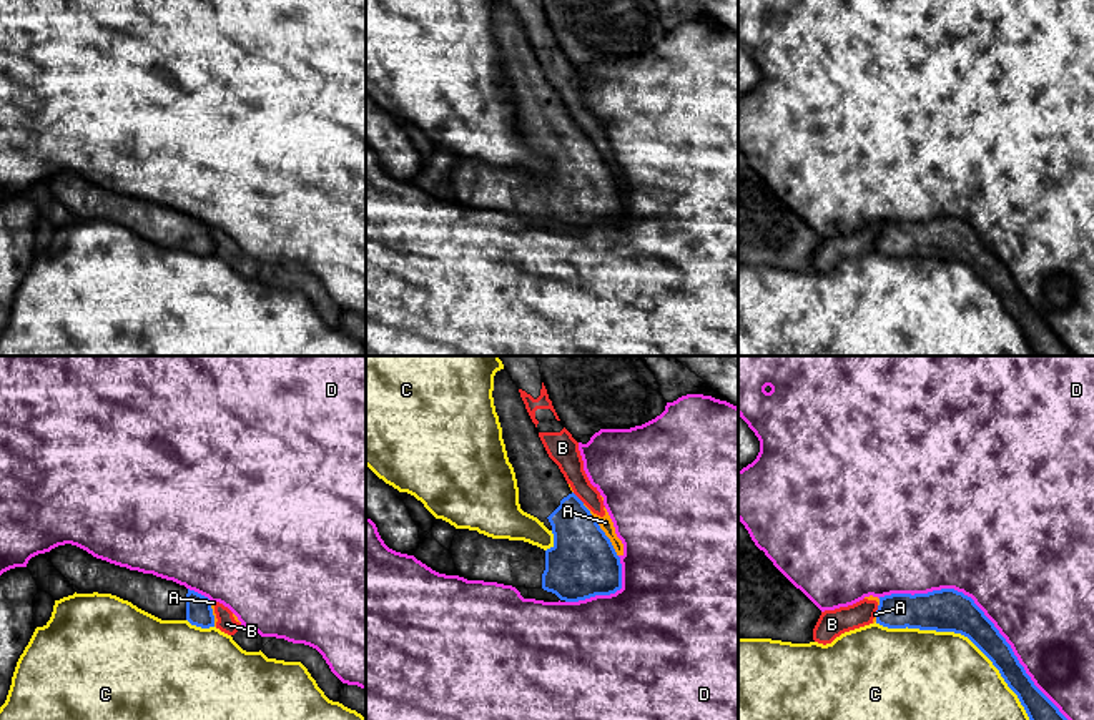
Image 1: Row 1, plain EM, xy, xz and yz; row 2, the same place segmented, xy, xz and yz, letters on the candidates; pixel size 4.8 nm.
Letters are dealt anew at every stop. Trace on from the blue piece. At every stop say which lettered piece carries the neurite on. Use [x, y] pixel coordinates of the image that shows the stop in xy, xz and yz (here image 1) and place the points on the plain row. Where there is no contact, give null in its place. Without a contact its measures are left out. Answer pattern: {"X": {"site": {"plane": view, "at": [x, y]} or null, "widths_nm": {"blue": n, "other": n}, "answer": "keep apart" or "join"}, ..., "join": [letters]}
{"A": {"site": {"plane": "xz", "at": [602, 158]}, "widths_nm": {"blue": 320, "other": 70}, "answer": "keep apart"}, "B": {"site": {"plane": "xz", "at": [577, 125]}, "widths_nm": {"blue": 280, "other": 150}, "answer": "keep apart"}, "C": {"site": {"plane": "yz", "at": [966, 263]}, "widths_nm": {"blue": 200, "other": 480}, "answer": "keep apart"}, "D": {"site": {"plane": "yz", "at": [986, 245]}, "widths_nm": {"blue": 200, "other": 500}, "answer": "keep apart"}, "join": []}

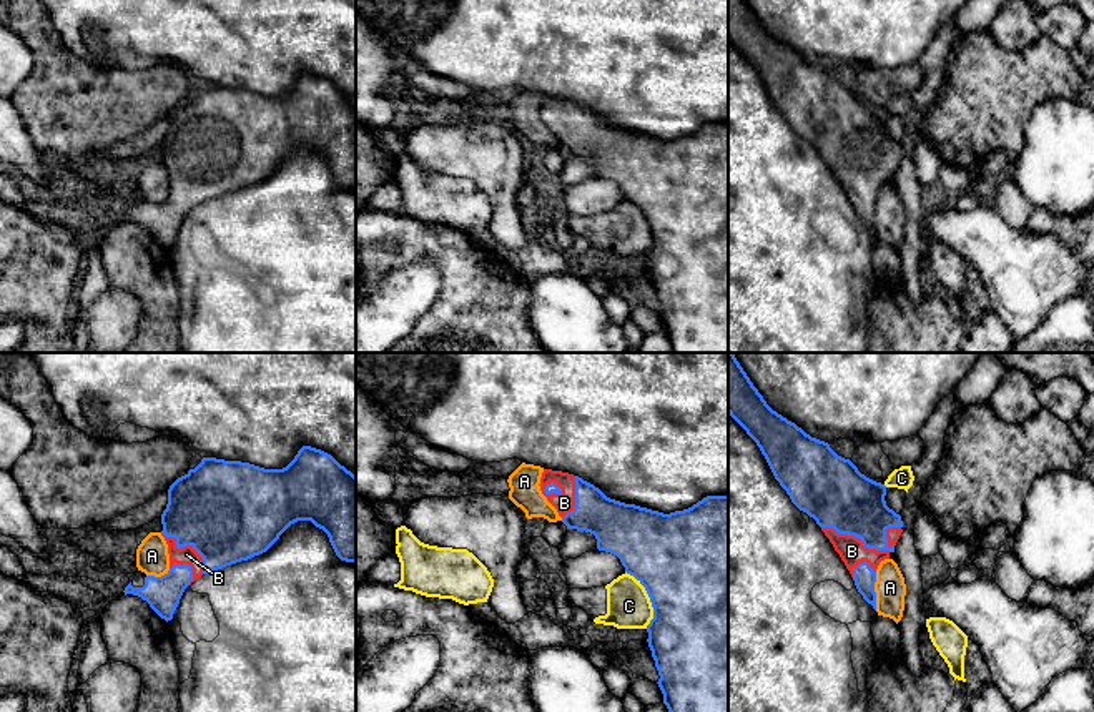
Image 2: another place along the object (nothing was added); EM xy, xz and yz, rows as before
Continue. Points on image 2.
{"A": {"site": {"plane": "yz", "at": [873, 218]}, "widths_nm": {"blue": 110, "other": 150}, "answer": "keep apart"}, "B": {"site": {"plane": "yz", "at": [870, 175]}, "widths_nm": {"blue": 300, "other": 130}, "answer": "join"}, "C": {"site": {"plane": "xz", "at": [650, 227]}, "widths_nm": {"blue": 500, "other": 220}, "answer": "keep apart"}, "join": ["B"]}

